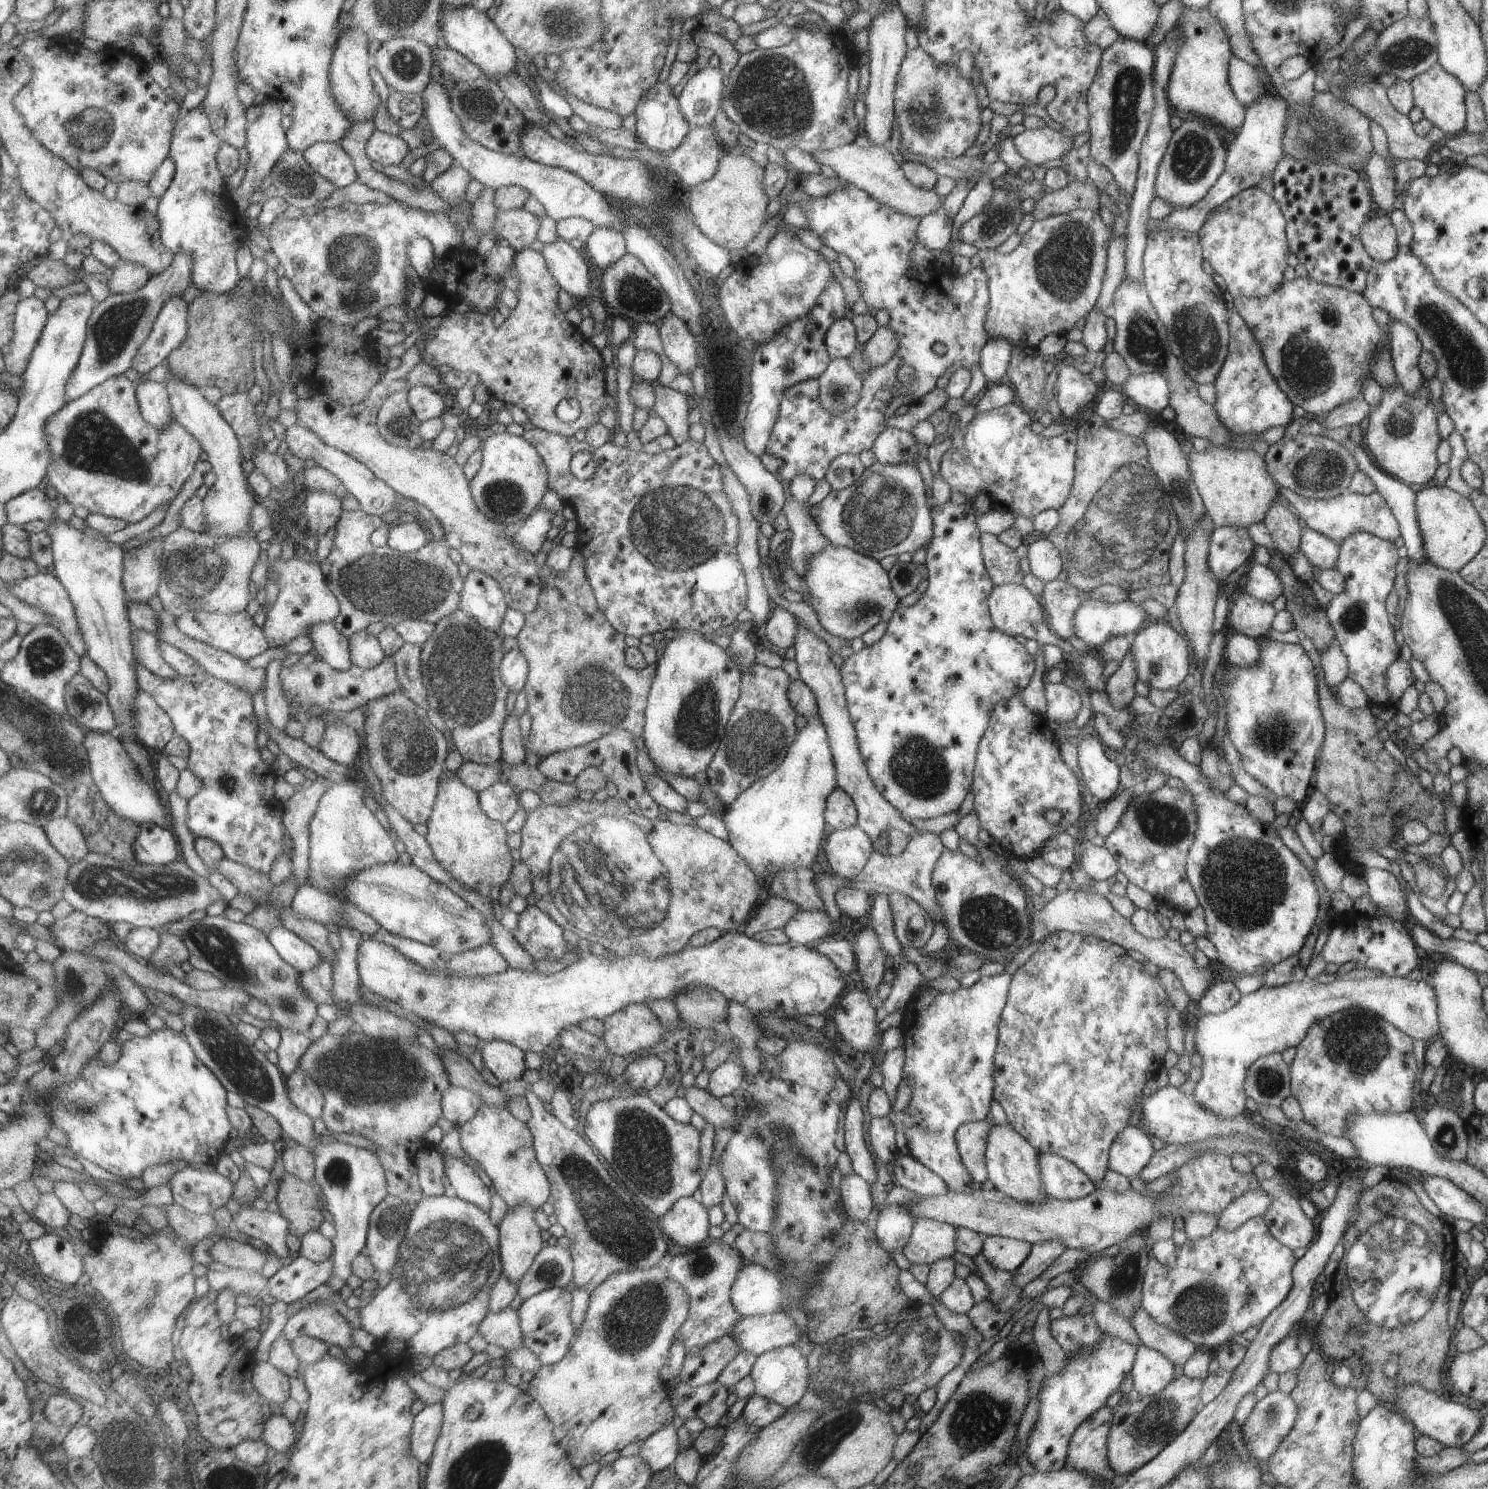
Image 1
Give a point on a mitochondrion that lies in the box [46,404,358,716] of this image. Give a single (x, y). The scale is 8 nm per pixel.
(93, 443)

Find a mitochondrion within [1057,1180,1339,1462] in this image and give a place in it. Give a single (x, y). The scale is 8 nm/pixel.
(1201, 1309)

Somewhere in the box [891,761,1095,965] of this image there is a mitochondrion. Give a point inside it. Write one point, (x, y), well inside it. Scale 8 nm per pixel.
(992, 921)

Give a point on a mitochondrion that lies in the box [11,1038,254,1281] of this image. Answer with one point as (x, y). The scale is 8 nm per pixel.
(87, 1110)

